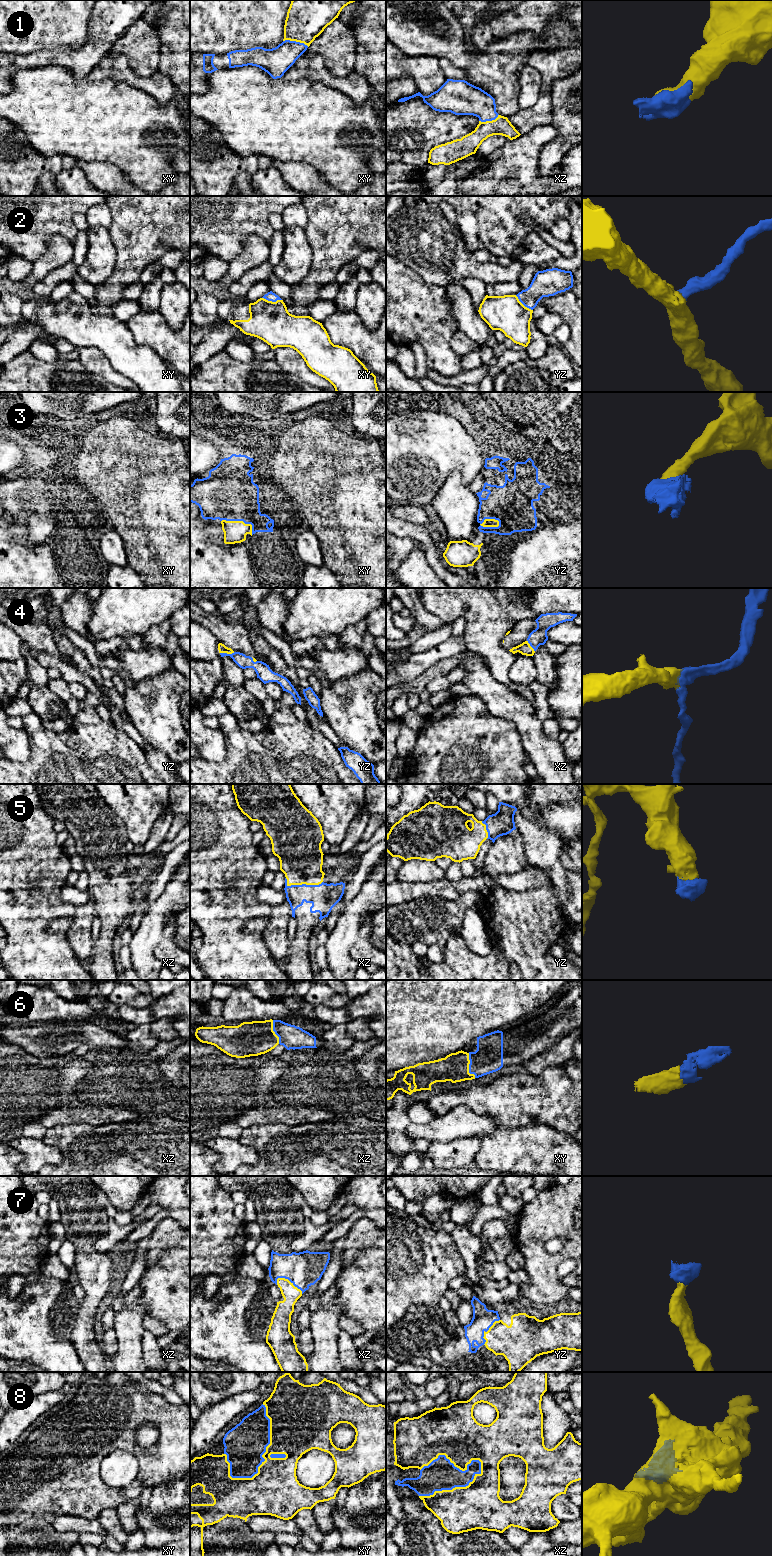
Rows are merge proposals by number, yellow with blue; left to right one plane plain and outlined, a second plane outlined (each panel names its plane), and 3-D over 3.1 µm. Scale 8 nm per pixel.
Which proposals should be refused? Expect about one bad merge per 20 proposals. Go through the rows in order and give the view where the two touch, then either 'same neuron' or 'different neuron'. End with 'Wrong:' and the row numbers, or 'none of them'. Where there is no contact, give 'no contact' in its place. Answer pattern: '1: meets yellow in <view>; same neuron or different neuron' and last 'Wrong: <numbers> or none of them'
1: meets yellow in xy; same neuron
2: meets yellow in xy; same neuron
3: meets yellow in yz; same neuron
4: meets yellow in yz; same neuron
5: meets yellow in xz; same neuron
6: meets yellow in xy; same neuron
7: meets yellow in xz; same neuron
8: meets yellow in xz; same neuron
Wrong: none of them

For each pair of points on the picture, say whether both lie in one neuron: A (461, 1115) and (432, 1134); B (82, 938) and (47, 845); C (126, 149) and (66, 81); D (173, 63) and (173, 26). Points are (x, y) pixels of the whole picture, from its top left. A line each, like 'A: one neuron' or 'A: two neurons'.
A: one neuron
B: two neurons
C: one neuron
D: one neuron

